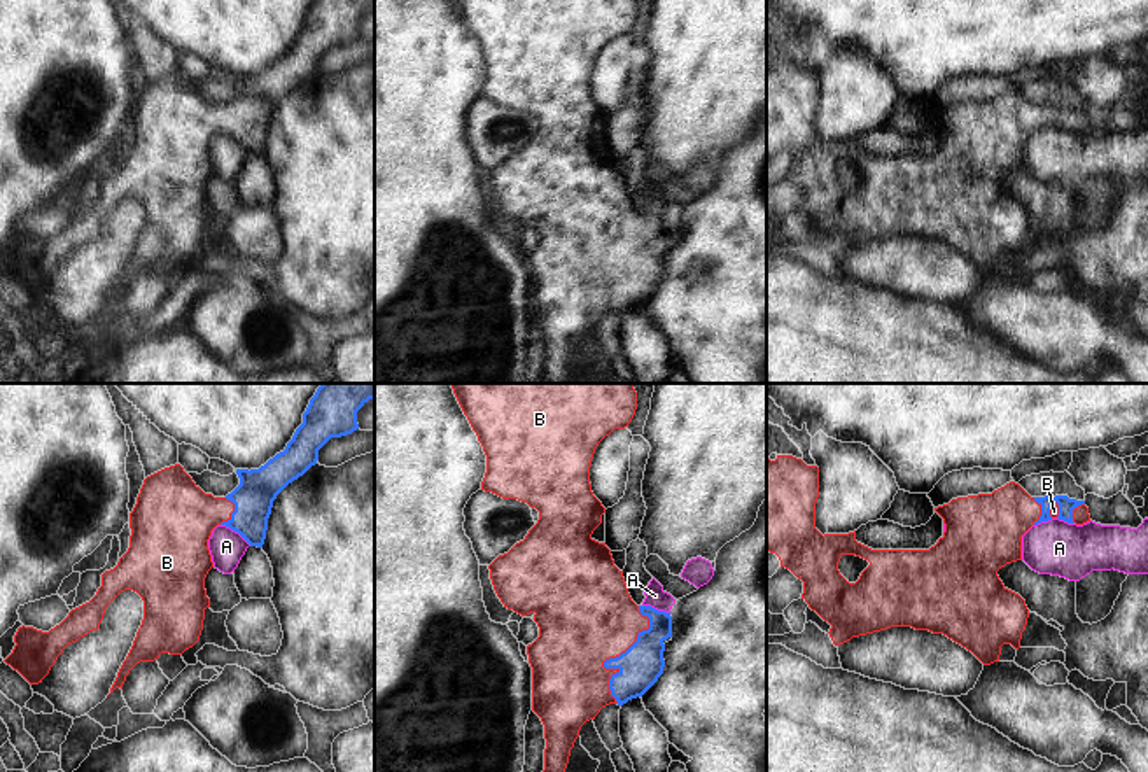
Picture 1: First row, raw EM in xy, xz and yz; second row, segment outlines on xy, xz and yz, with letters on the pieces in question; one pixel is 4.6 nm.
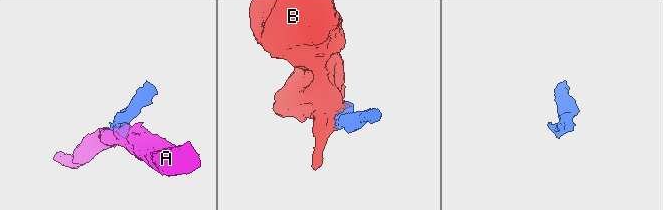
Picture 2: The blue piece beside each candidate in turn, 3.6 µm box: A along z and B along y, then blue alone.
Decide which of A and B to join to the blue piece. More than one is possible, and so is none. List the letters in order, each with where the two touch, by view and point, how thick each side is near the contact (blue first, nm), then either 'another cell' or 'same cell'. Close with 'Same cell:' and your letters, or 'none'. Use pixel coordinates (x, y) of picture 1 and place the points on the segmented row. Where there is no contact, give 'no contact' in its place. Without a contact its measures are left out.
A: meets blue in xy at (237, 531); 180 nm thick on the blue side, 160 nm on the other; another cell
B: meets blue in xz at (616, 657); 200 nm thick on the blue side, 440 nm on the other; same cell
Same cell: B

